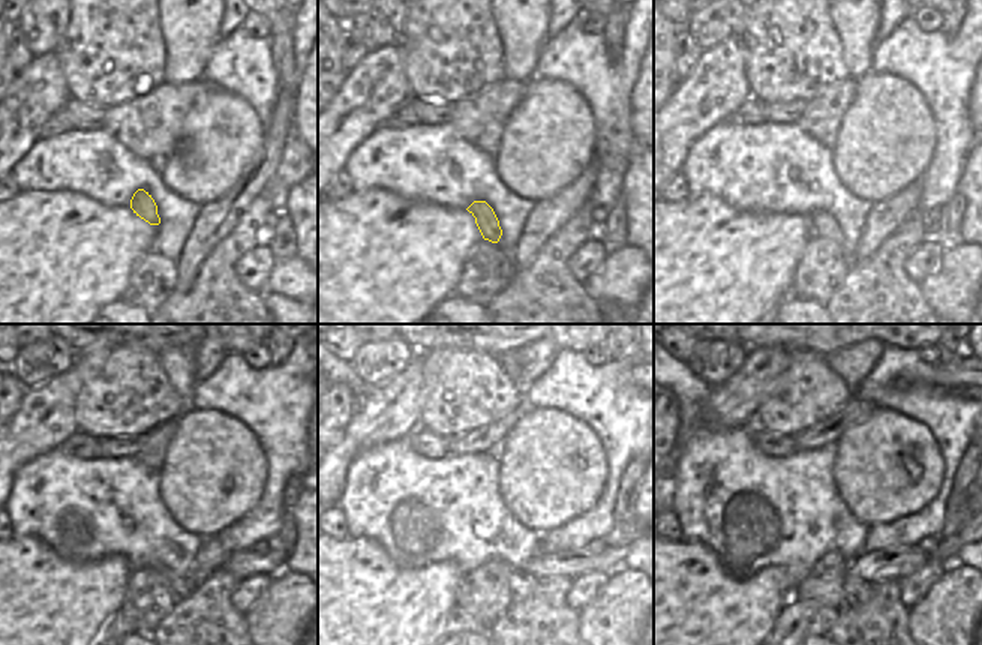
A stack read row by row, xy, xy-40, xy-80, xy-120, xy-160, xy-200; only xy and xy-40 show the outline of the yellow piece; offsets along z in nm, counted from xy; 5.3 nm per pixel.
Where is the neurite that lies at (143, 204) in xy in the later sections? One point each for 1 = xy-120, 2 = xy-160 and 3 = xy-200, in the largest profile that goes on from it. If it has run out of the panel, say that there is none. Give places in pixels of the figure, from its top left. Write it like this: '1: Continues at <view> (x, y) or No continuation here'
1: Continues at xy-120 (180, 587)
2: Continues at xy-160 (520, 585)
3: Continues at xy-200 (856, 591)

